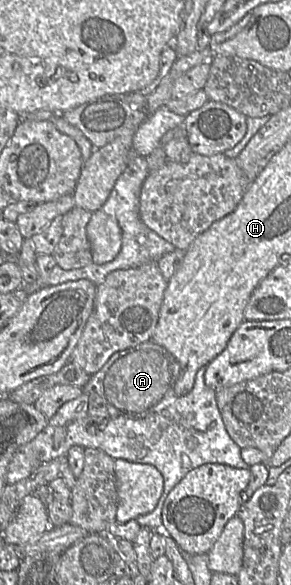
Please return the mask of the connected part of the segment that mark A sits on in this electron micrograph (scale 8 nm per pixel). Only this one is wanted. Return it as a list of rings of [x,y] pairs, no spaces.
[[[148,340],[118,351],[98,372],[90,376],[79,397],[64,403],[48,419],[46,427],[17,451],[23,452],[31,459],[47,463],[64,457],[72,446],[80,446],[100,449],[113,459],[154,466],[163,476],[163,494],[152,512],[137,517],[135,521],[151,531],[164,533],[161,518],[163,503],[173,487],[188,472],[208,463],[249,469],[249,465],[241,457],[241,447],[227,433],[217,406],[217,392],[205,384],[204,374],[205,366],[198,370],[193,389],[186,395],[178,396],[175,393],[175,382],[180,375],[180,366],[165,348]]]

